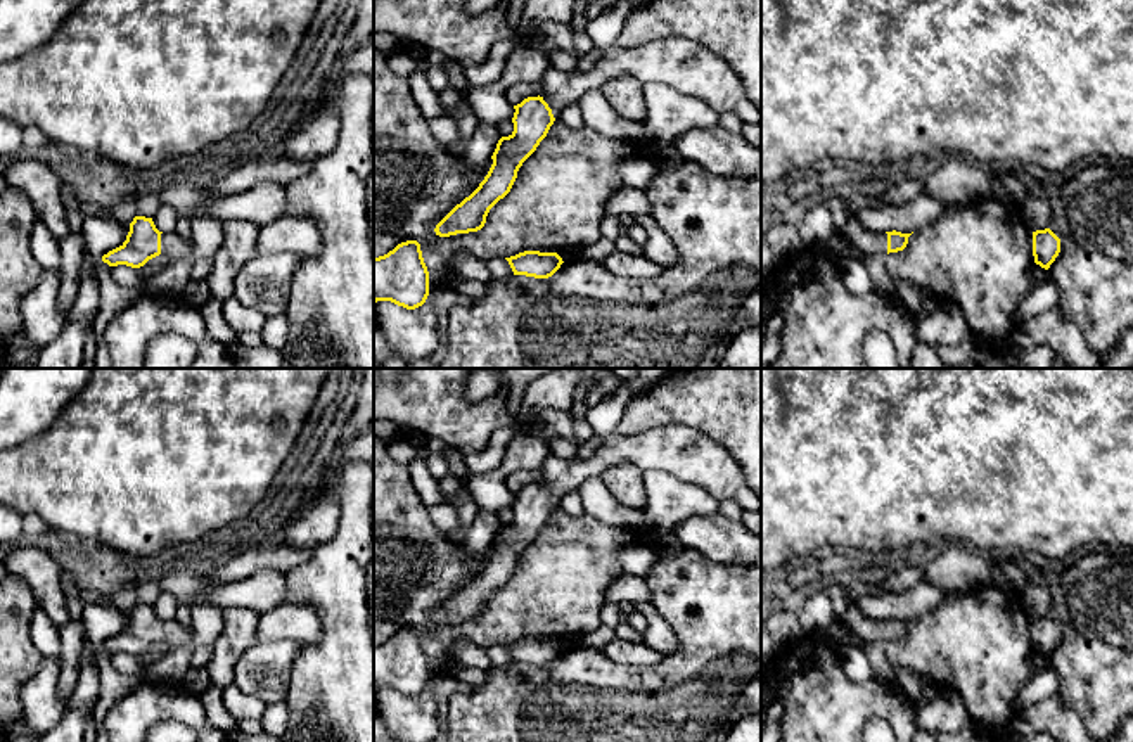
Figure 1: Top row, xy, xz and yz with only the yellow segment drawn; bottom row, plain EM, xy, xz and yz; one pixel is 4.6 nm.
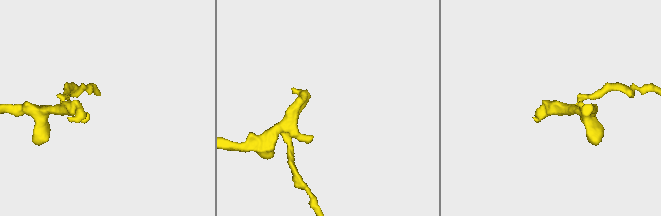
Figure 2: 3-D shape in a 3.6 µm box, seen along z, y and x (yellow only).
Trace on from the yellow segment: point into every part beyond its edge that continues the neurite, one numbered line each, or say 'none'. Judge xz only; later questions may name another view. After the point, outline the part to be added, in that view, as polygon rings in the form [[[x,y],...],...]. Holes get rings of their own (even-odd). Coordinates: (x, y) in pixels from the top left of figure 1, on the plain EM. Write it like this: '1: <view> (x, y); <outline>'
1: xz (689, 455); [[[671,424],[635,436],[612,432],[586,458],[548,455],[541,465],[543,488],[554,505],[609,467],[633,464],[642,472],[663,472],[709,493],[714,500],[733,500],[747,512],[761,510],[761,500],[728,450],[688,425]]]

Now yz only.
1: yz (867, 630); [[[853,604],[846,612],[846,621],[851,631],[861,642],[887,642],[887,621],[886,619],[868,619],[860,609]]]

